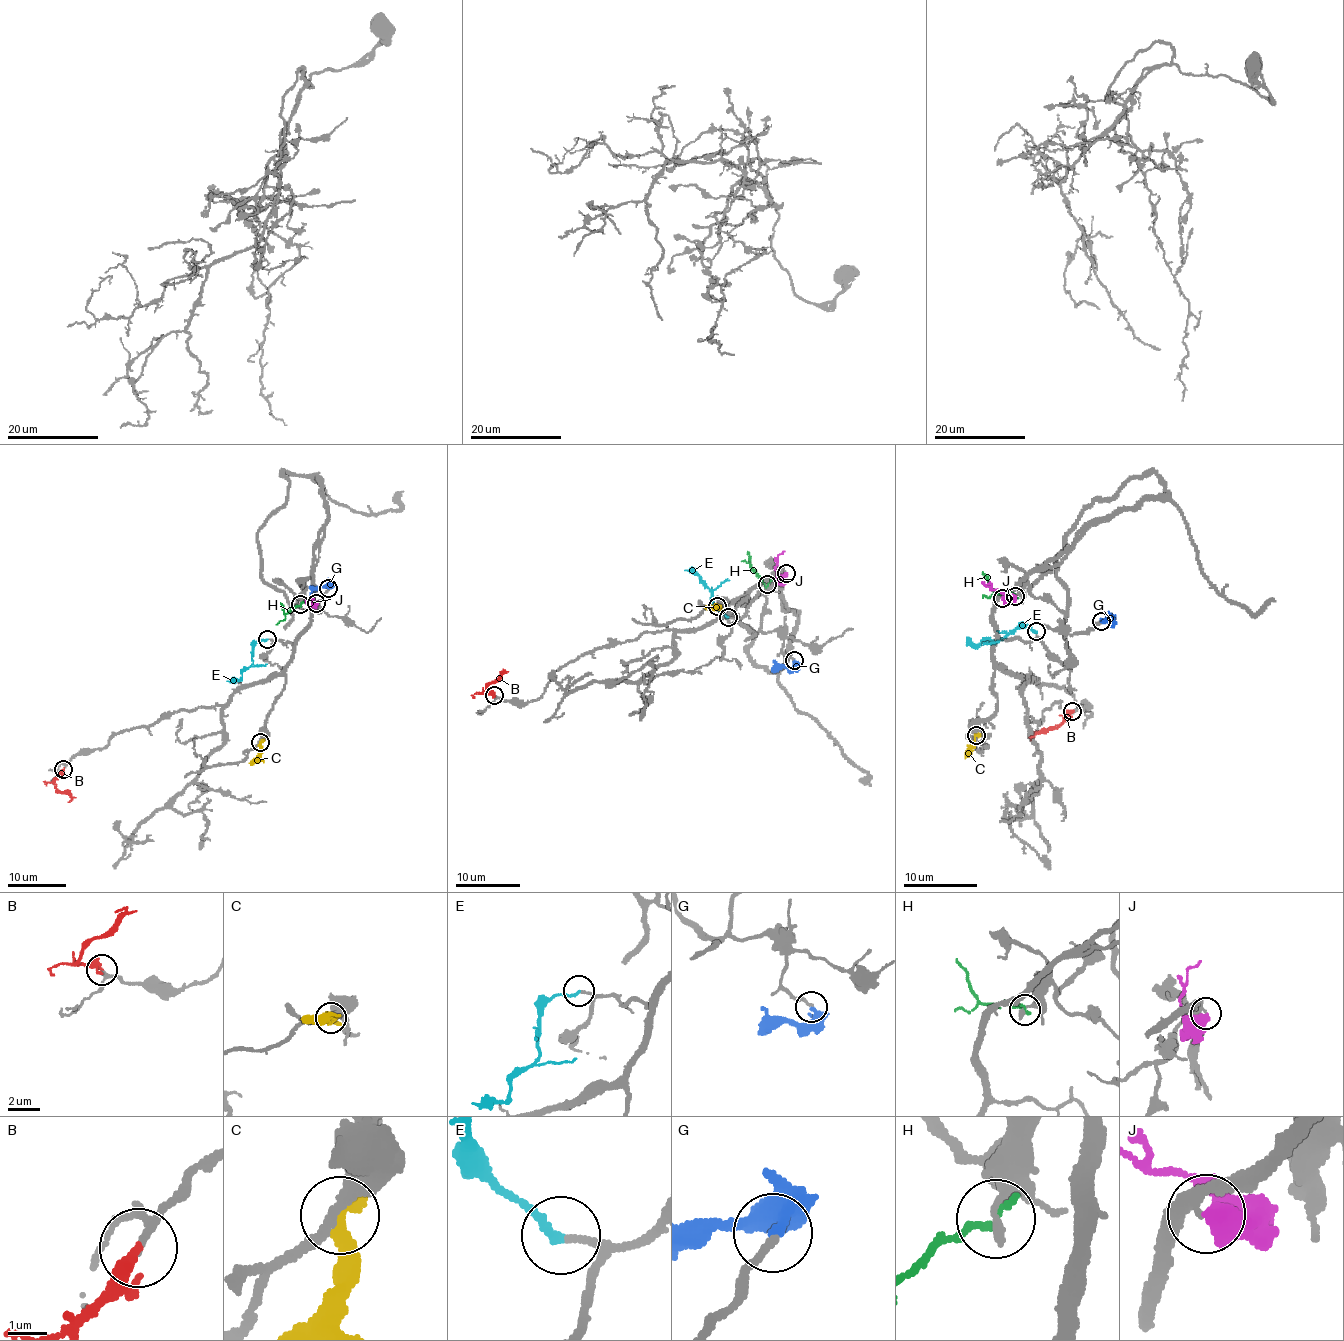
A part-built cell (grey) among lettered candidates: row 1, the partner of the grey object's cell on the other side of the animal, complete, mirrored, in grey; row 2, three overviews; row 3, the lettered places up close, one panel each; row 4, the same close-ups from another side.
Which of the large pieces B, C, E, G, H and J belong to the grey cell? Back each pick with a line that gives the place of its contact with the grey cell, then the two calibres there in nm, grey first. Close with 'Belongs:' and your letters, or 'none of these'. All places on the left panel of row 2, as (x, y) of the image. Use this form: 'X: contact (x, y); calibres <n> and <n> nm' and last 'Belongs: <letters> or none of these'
B: contact (63, 769); calibres 140 and 340 nm
E: contact (267, 639); calibres 160 and 200 nm
Belongs: B, E

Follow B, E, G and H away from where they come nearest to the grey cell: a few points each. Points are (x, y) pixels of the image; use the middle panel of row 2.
B: (494, 695), (484, 691), (503, 670), (500, 671)
E: (728, 618), (717, 609), (713, 590), (699, 576), (685, 570)
G: (794, 660), (794, 664), (786, 667), (773, 661)
H: (767, 584), (766, 586), (751, 568), (747, 551)

